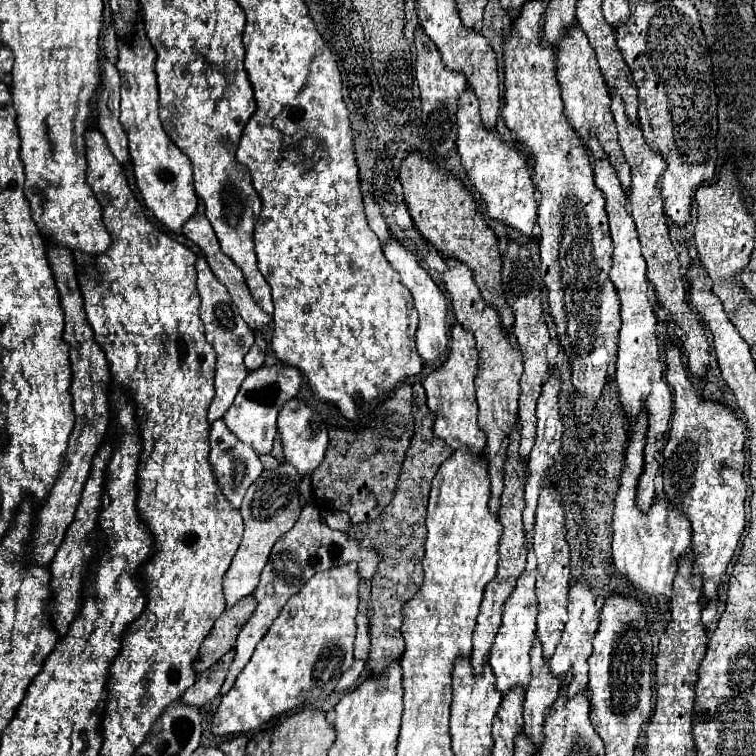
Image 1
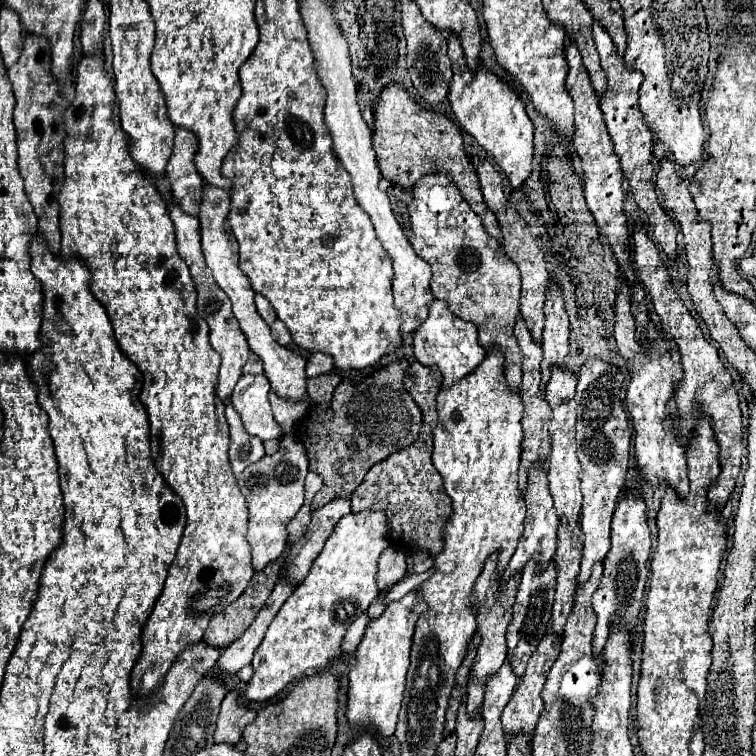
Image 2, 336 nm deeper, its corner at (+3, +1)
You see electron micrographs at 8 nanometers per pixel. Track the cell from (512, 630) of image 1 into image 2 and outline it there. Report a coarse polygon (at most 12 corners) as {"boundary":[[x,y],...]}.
{"boundary":[[548,464],[528,474],[526,528],[502,572],[508,580],[538,554],[546,564],[558,542]]}

